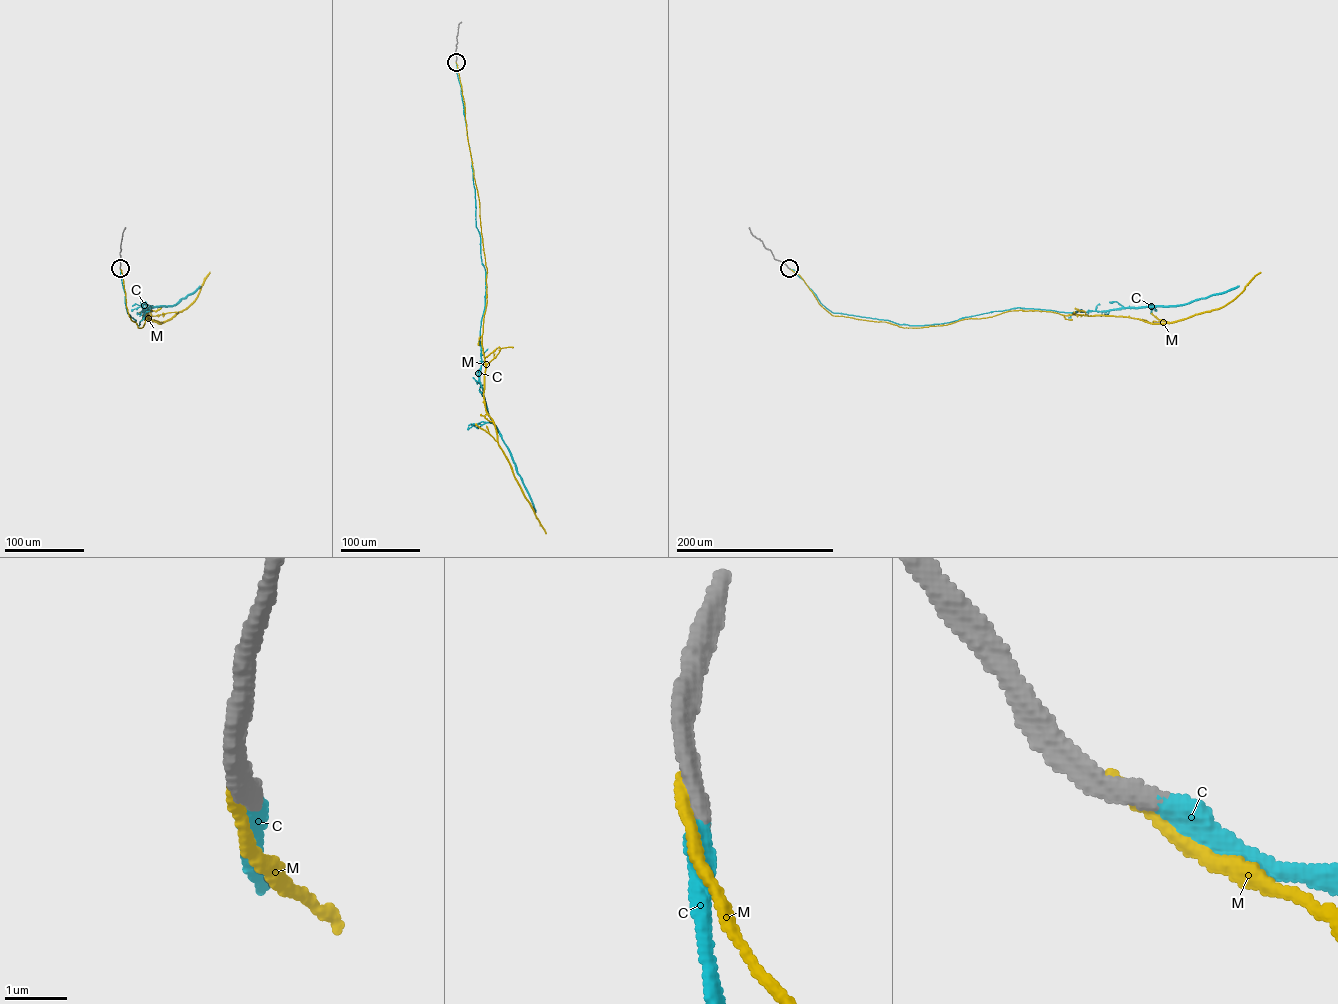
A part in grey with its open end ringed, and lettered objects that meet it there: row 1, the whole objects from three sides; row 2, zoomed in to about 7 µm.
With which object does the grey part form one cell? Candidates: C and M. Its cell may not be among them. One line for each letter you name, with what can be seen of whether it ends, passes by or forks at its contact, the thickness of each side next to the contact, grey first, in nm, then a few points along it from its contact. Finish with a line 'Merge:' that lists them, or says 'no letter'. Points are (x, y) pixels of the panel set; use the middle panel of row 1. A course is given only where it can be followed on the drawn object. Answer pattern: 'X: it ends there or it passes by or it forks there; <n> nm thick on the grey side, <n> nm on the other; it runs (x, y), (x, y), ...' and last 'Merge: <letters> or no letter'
C: it ends there; 320 nm thick on the grey side, 320 nm on the other; it runs (456, 62), (472, 163), (476, 227), (485, 271), (479, 381), (487, 413), (508, 450), (535, 512)
Merge: C

